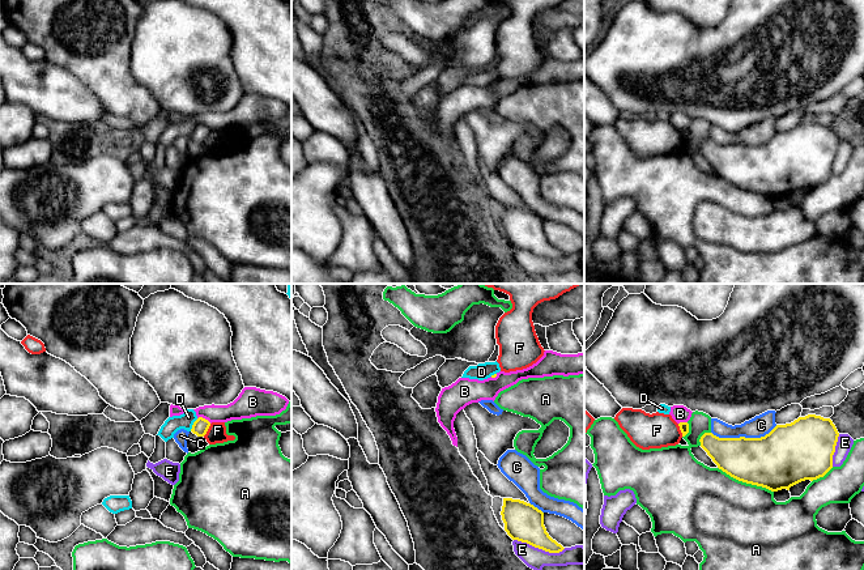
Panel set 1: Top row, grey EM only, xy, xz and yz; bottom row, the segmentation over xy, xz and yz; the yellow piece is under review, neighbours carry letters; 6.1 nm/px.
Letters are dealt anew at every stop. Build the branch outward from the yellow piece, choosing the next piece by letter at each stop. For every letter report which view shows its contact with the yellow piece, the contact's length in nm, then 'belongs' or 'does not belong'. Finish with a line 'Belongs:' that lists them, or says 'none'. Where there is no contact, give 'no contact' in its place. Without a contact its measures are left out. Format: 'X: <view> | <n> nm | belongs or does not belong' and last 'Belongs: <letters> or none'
A: yz | 380 nm | does not belong
B: xy | 90 nm | does not belong
C: yz | 420 nm | does not belong
D: xy | 90 nm | does not belong
E: xz | 320 nm | does not belong
F: xy | 90 nm | does not belong
Belongs: none

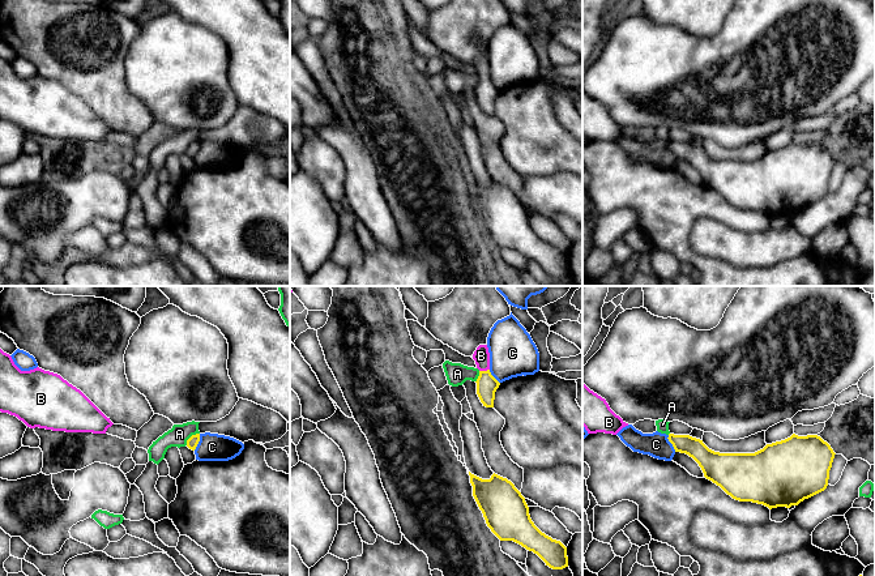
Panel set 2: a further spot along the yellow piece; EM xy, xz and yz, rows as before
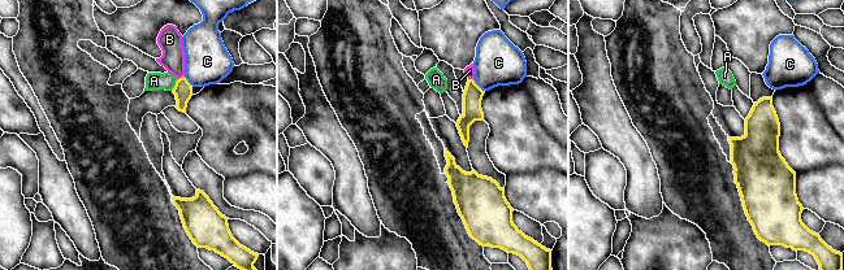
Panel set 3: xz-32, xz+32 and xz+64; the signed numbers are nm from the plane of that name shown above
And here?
A: xy | 120 nm | does not belong
B: xz | 70 nm | belongs
C: xy | 110 nm | does not belong
Belongs: B

